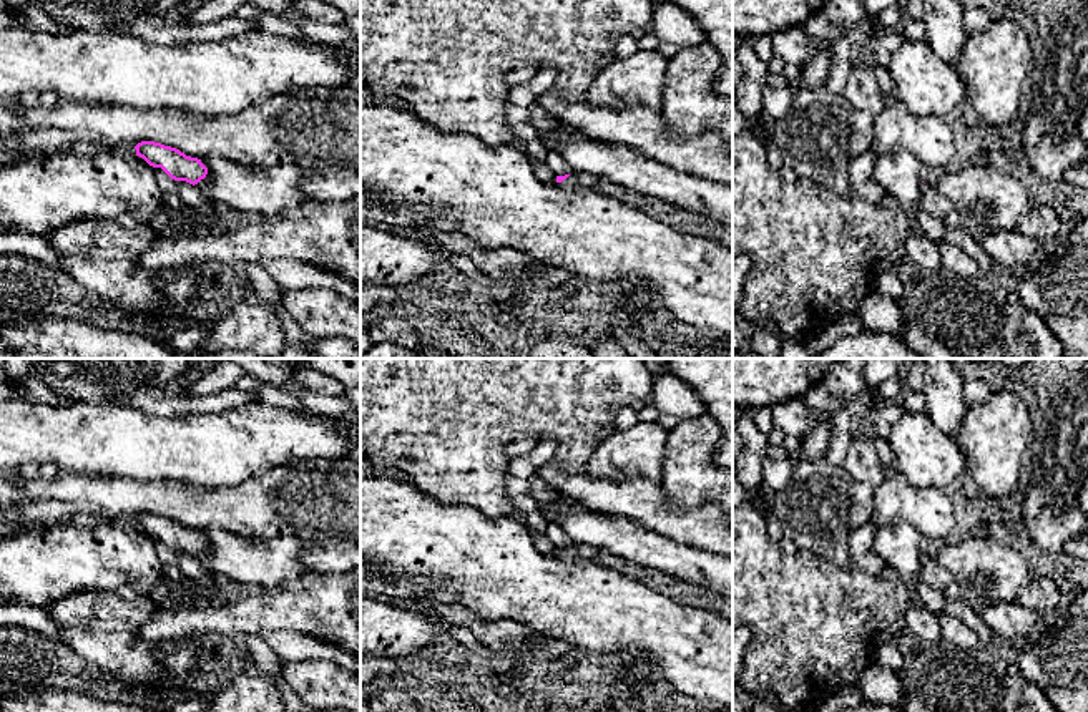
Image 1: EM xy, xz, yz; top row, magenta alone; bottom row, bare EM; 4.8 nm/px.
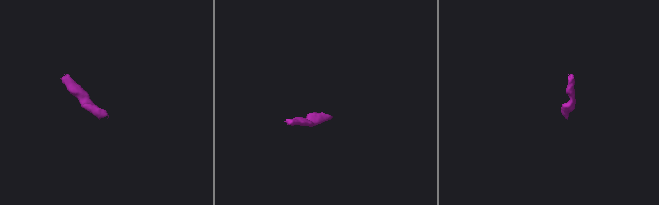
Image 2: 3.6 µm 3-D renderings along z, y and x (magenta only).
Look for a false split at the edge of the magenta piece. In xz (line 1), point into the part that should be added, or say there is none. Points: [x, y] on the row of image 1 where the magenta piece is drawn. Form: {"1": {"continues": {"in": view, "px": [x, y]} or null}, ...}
{"1": {"continues": {"in": "xz", "px": [580, 181]}}}

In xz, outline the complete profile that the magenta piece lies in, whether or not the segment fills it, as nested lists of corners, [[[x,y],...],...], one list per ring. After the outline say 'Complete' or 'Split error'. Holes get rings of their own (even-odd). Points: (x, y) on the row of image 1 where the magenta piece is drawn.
[[[588,173],[556,176],[556,183],[560,183],[566,189],[598,191],[598,179]]]. Split error

